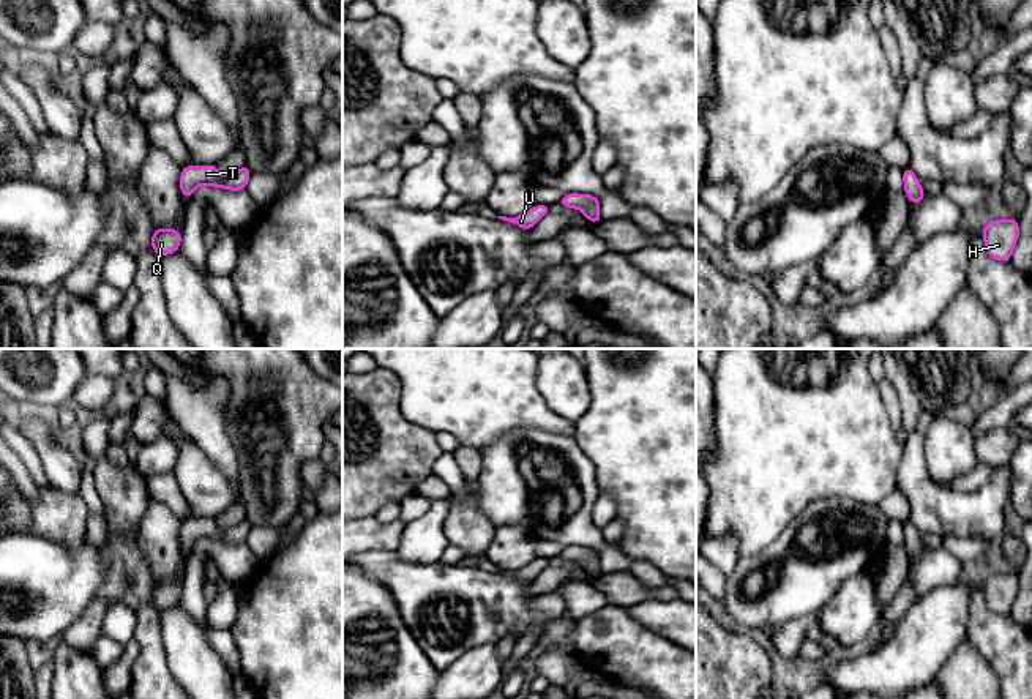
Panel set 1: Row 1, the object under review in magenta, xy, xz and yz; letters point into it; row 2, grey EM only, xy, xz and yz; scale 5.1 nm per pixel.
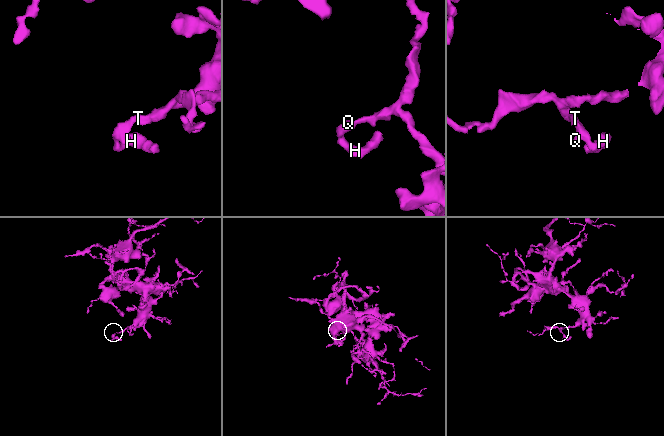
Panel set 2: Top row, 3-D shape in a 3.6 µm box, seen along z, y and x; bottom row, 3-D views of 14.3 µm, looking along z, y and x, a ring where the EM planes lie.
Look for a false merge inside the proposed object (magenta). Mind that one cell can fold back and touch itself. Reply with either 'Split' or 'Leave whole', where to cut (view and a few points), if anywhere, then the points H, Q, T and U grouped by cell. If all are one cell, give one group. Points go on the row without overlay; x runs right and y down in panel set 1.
Leave whole. No split. Groups: H Q T U

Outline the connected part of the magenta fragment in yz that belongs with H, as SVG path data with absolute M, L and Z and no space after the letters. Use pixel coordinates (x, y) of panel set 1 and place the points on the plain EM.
M1018 573L986 574L983 581L983 593L986 606L991 612L1010 615L1011 606L1019 590Z

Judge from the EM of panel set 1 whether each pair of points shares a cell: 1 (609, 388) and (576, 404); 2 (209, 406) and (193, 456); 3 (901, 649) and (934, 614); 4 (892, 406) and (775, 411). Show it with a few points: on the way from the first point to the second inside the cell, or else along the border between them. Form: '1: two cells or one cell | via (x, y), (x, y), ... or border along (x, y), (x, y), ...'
1: two cells | border along (586, 371), (589, 409), (575, 423)
2: two cells | border along (174, 418), (221, 470)
3: one cell | via (909, 641), (928, 622)
4: two cells | border along (878, 385), (881, 401), (900, 441)

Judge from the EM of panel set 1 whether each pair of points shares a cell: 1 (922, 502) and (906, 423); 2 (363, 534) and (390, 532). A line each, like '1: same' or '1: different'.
1: different
2: same

